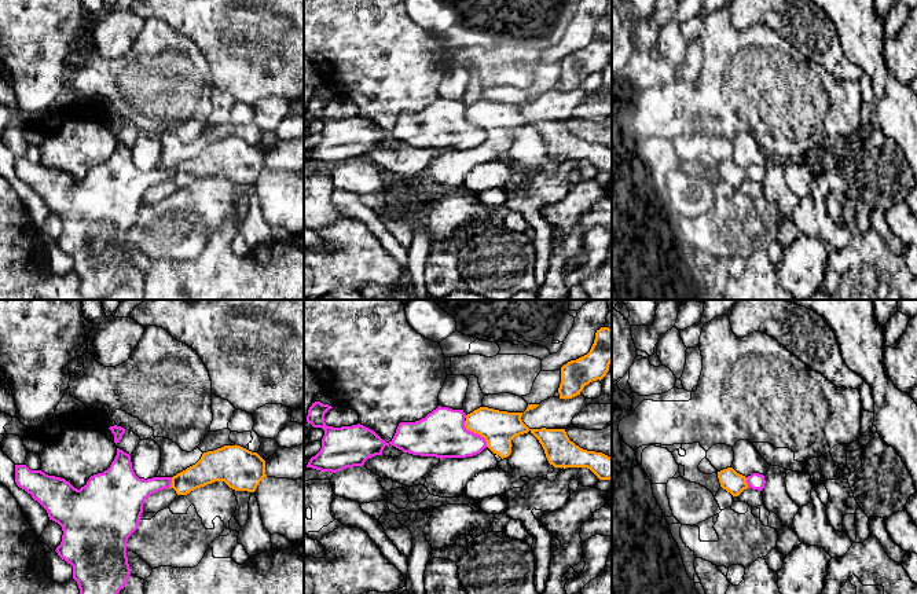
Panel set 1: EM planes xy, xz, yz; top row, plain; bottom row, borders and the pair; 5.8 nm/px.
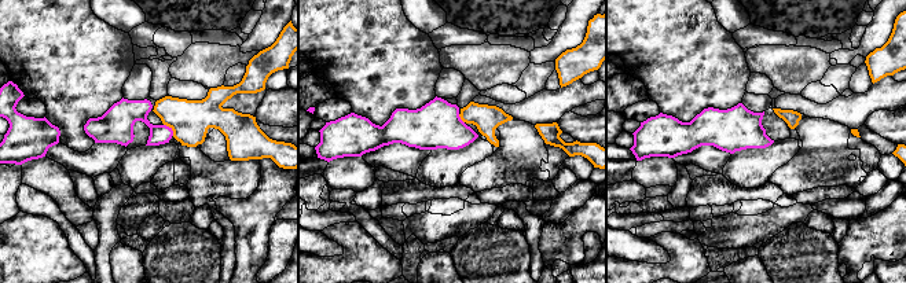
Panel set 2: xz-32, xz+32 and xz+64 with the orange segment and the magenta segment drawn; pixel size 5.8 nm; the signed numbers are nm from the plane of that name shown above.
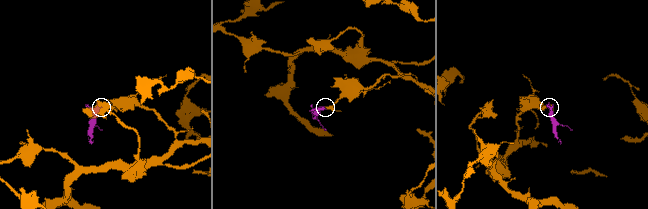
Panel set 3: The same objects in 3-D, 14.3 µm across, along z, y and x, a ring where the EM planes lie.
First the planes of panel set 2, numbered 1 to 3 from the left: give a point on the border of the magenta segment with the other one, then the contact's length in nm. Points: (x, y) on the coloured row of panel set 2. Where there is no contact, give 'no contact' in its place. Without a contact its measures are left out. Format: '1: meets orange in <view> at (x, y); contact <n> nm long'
1: meets orange in xz-32 at (172, 129); contact 90 nm long
2: meets orange in xz+32 at (461, 118); contact 70 nm long
3: no contact

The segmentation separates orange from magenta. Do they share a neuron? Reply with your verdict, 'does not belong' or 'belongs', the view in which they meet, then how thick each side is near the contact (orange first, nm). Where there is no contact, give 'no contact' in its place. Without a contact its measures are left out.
does not belong | xz | 200/280 nm

